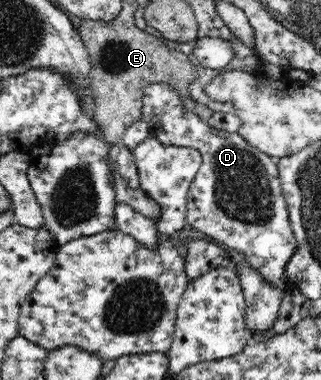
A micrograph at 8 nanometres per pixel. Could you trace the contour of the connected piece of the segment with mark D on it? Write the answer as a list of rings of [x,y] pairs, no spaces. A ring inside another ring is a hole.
[[[150,84],[141,101],[141,120],[147,122],[151,135],[165,145],[196,148],[203,158],[188,192],[188,225],[223,246],[234,248],[236,254],[244,254],[244,262],[269,286],[284,292],[291,289],[285,268],[298,248],[298,241],[294,237],[276,160],[254,148],[240,133],[210,127],[186,109],[180,95],[169,84]]]

